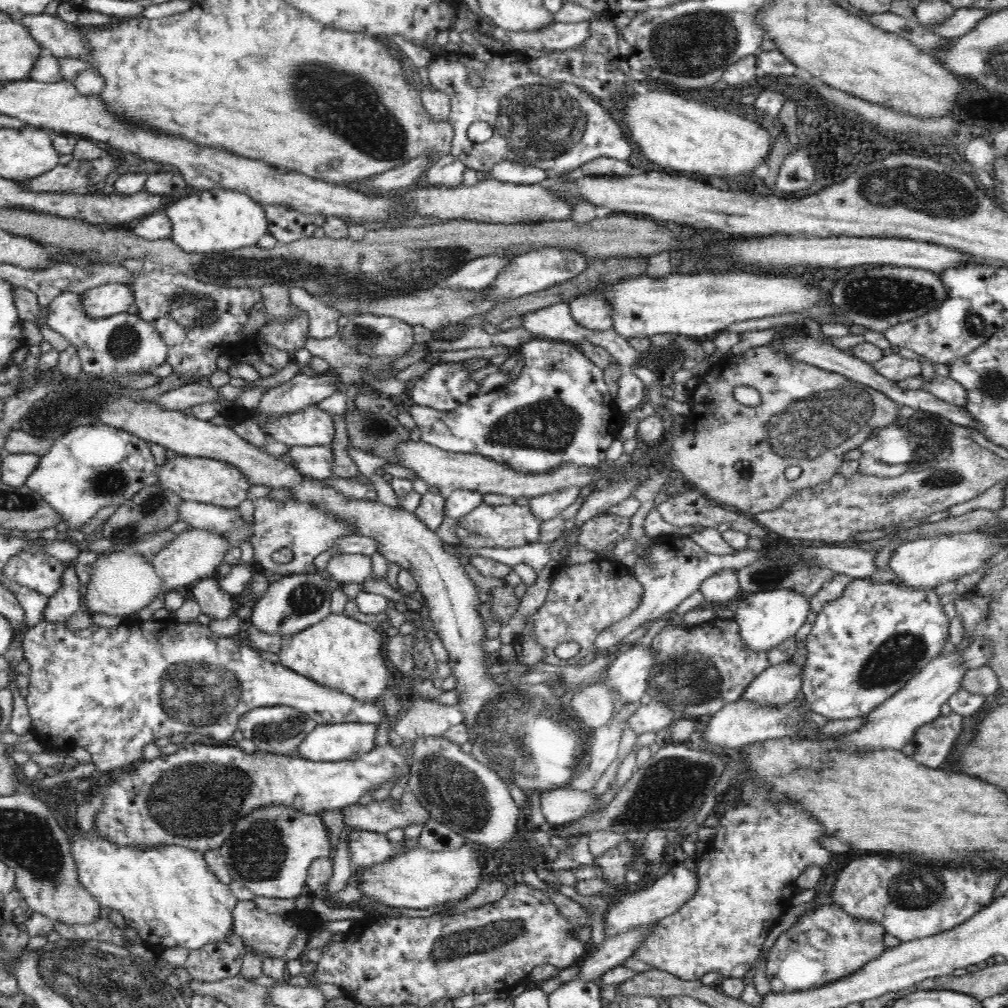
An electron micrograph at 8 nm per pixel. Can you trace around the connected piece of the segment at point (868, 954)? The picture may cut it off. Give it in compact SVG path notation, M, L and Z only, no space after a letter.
M837 904L822 905L814 912L803 916L788 930L781 933L769 951L766 976L770 981L770 988L774 992L798 992L818 988L819 986L837 981L842 977L864 968L870 960L878 958L886 950L882 943L882 936L887 932L877 922L856 920L844 912Z

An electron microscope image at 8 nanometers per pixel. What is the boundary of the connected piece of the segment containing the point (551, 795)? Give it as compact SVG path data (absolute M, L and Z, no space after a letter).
M550 789L541 792L539 807L548 826L554 827L578 821L586 814L596 813L590 806L597 800L599 797L594 798L591 790Z

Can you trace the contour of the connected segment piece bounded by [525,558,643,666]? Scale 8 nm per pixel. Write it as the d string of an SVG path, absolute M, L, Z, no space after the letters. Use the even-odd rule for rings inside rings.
M596 558L584 564L564 565L560 561L551 580L545 602L527 618L525 624L533 624L533 638L544 649L543 662L558 666L576 665L596 649L597 636L615 622L626 618L638 608L643 588L621 562ZM562 642L580 644L577 655L568 659L556 657L554 650Z

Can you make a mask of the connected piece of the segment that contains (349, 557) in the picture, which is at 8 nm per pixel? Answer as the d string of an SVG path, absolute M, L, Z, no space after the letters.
M337 553L328 560L325 570L340 584L362 584L370 578L372 560L368 555Z

